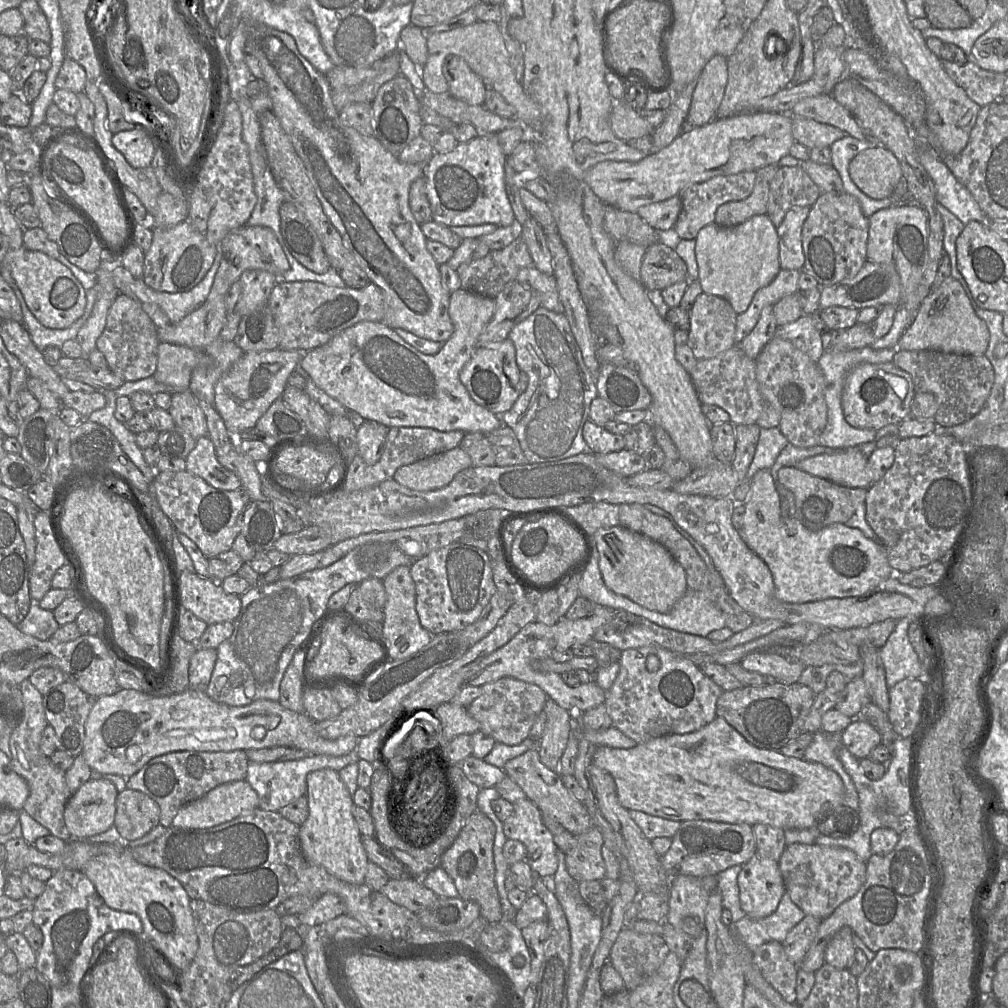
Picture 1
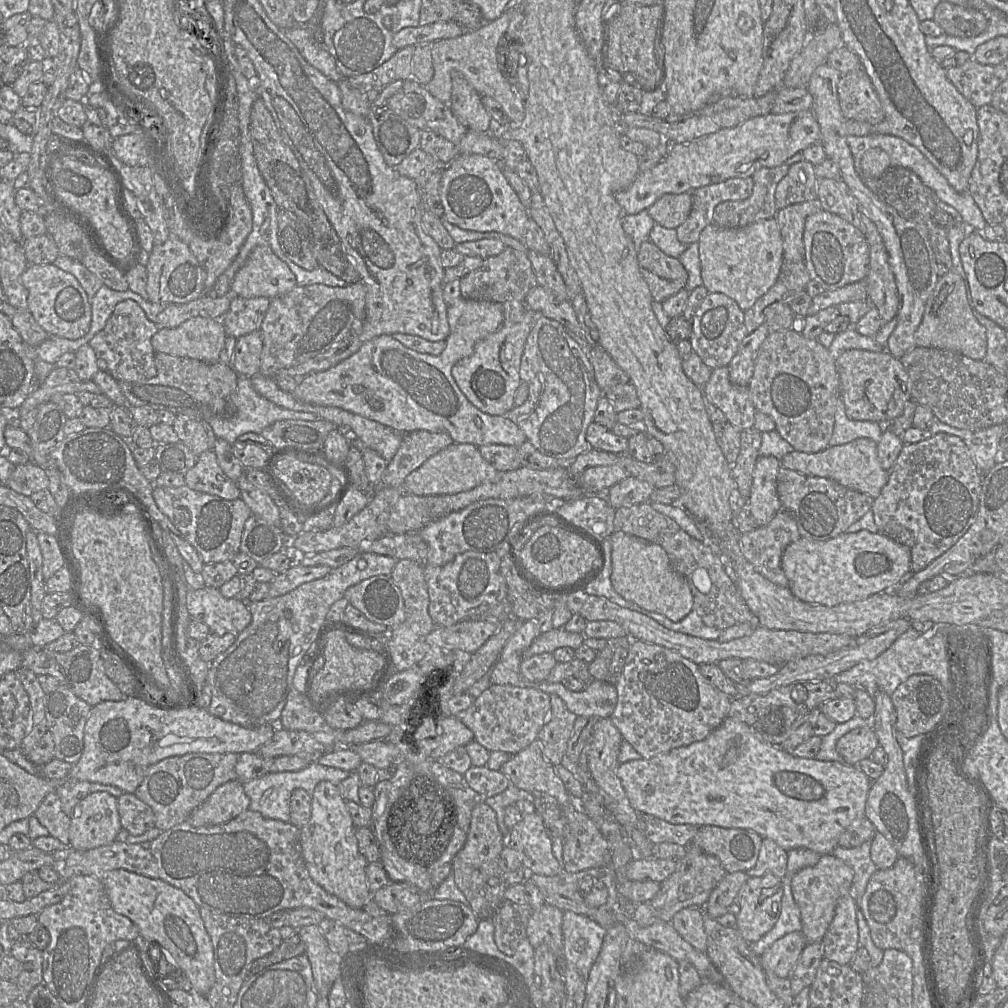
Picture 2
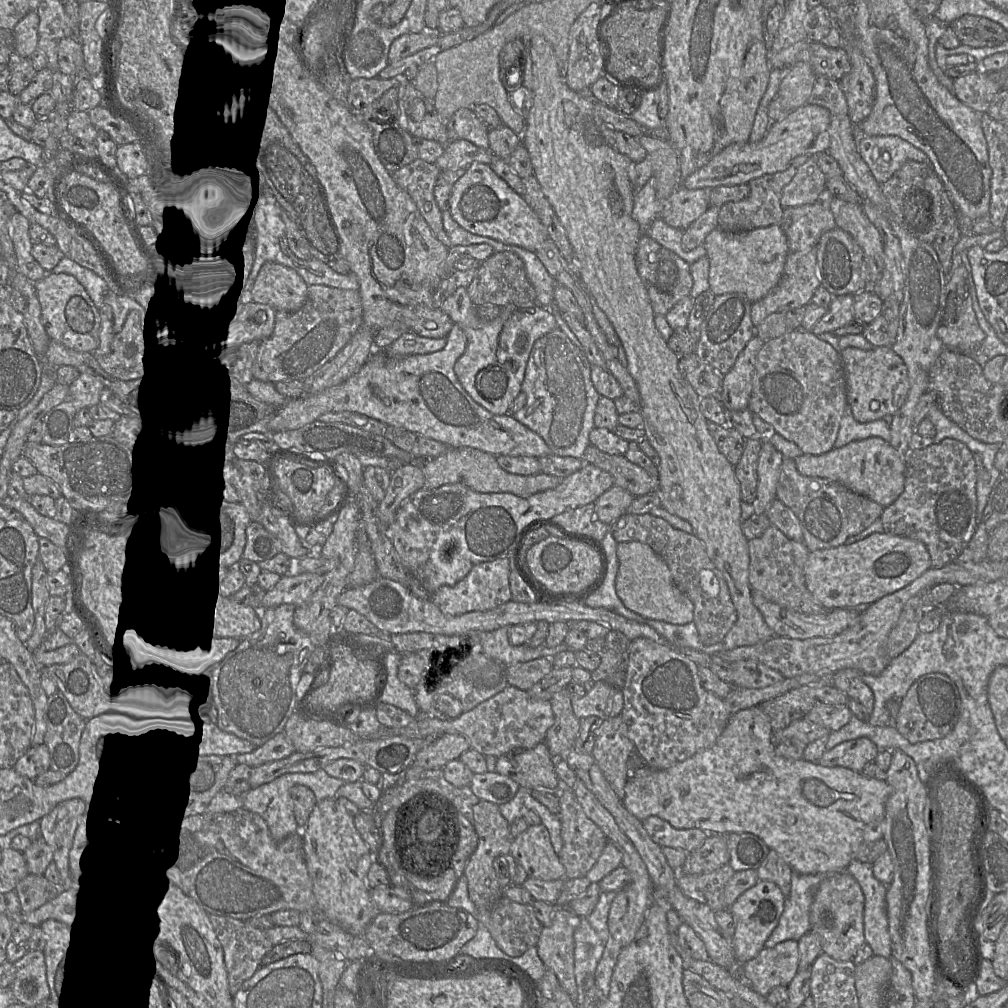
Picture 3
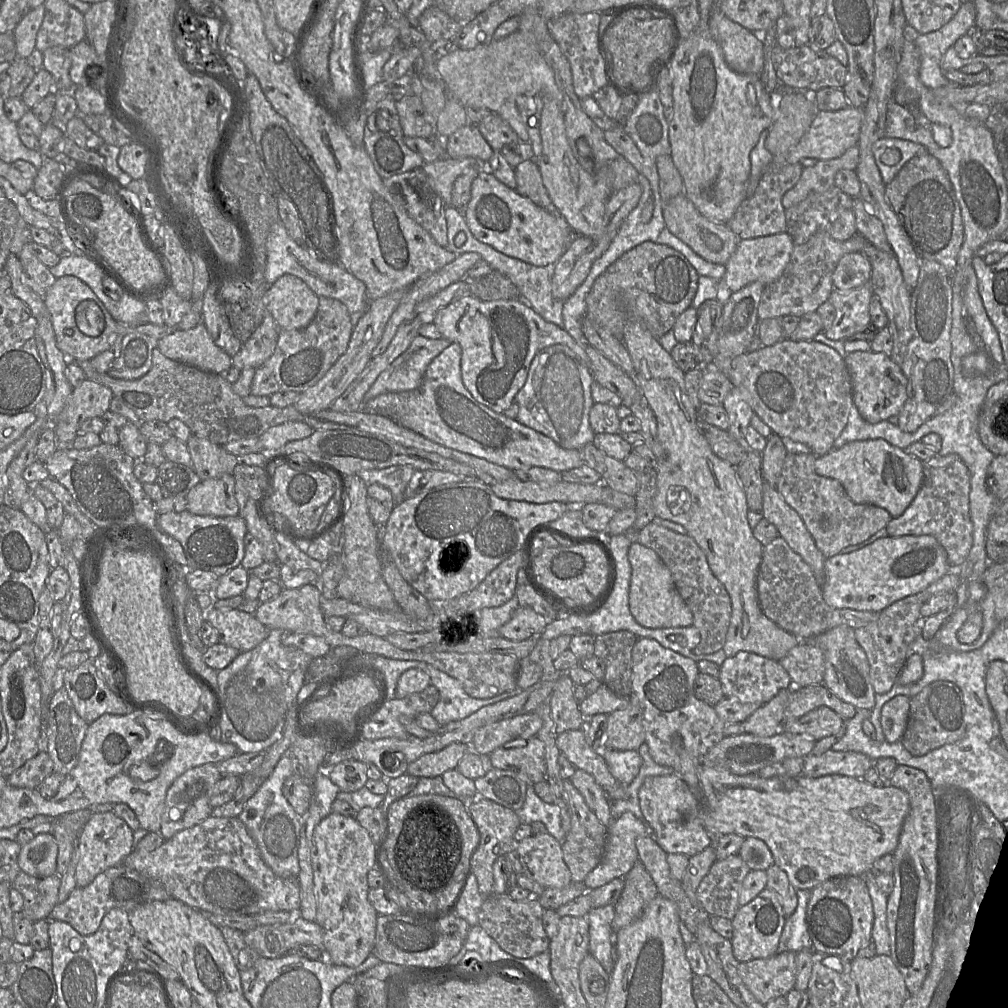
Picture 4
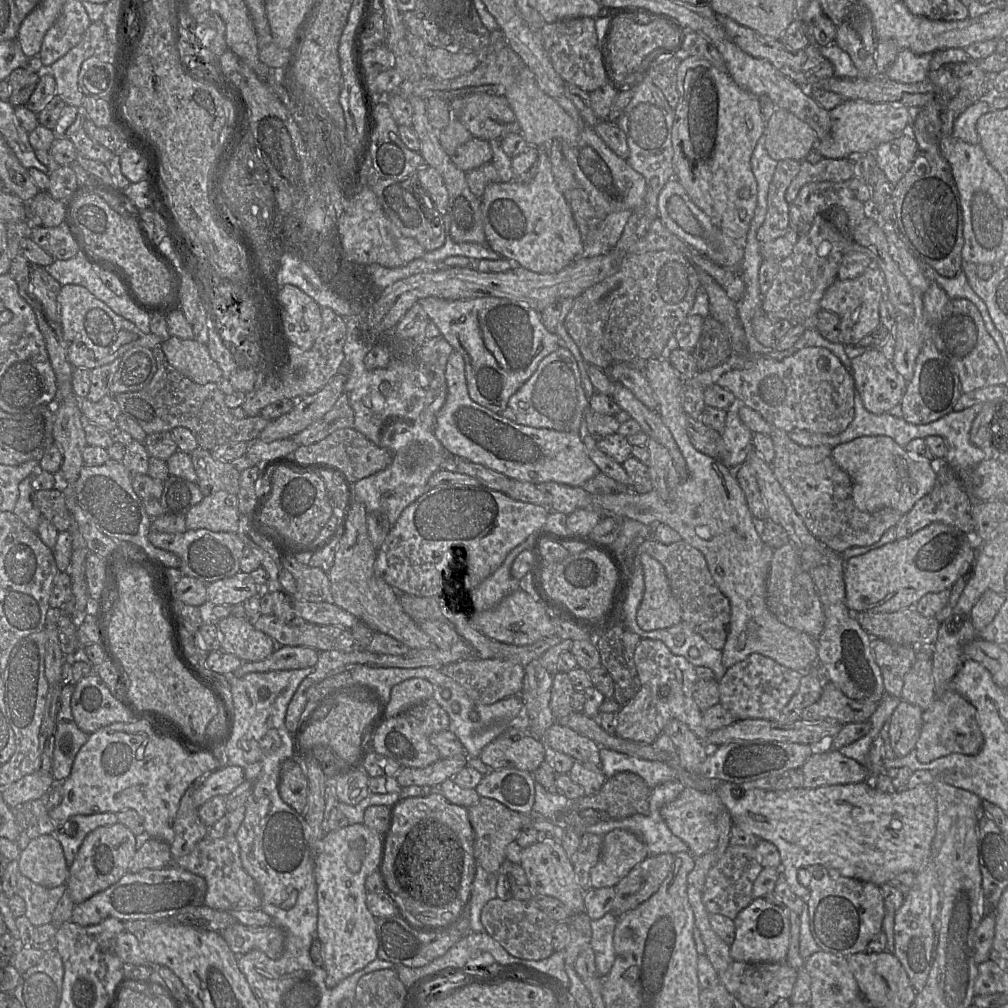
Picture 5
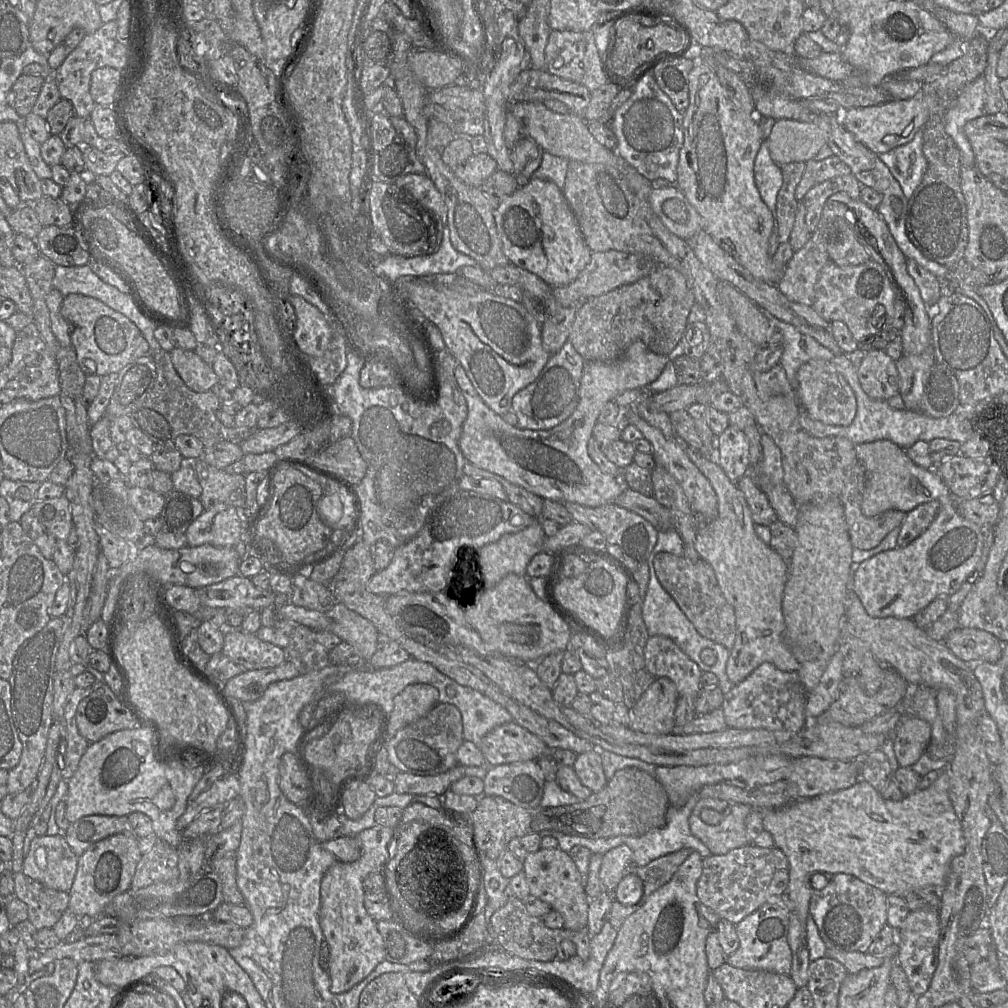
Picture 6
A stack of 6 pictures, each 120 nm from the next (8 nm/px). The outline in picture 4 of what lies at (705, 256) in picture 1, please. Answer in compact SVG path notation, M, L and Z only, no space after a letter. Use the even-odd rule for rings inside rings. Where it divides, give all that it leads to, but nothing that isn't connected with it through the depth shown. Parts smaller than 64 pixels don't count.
M787 232L752 239L741 239L735 252L724 265L726 270L723 278L717 282L718 299L722 300L722 295L737 292L755 281L769 285L777 280L790 260L794 245Z

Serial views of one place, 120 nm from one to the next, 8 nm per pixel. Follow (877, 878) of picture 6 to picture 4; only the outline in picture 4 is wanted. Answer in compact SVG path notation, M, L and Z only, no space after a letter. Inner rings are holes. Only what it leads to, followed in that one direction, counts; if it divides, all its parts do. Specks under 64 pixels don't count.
M702 765L700 783L704 798L701 820L709 834L717 837L733 833L764 841L775 864L787 874L795 890L811 891L831 878L870 873L877 859L895 851L910 810L909 797L904 790L891 784L875 787L864 778L843 775L809 778L801 774L795 777L762 778L757 774L736 775L724 768ZM801 869L807 869L808 872L805 882L798 878Z

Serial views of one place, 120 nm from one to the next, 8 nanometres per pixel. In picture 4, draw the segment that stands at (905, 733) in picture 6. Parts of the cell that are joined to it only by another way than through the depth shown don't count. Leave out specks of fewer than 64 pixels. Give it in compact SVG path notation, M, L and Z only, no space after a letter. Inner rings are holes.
M897 695L885 703L881 711L881 723L890 743L901 741L907 728L911 698Z

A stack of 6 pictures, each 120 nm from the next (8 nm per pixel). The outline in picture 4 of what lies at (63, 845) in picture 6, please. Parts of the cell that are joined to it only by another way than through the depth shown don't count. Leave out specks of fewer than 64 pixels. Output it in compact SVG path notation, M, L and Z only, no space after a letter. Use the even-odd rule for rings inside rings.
M40 833L22 845L18 865L22 872L46 878L56 873L58 845L51 833Z

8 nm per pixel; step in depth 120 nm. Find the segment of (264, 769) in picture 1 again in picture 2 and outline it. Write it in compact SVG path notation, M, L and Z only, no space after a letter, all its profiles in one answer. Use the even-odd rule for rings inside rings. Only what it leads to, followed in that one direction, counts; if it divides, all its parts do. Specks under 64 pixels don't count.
M314 762L306 768L296 772L267 773L261 777L243 783L243 787L246 795L250 799L249 810L257 811L266 818L289 822L290 798L294 790L304 789L312 796L315 787L319 782L329 781L338 786L350 775L350 773L351 772L338 768L323 766L317 762Z

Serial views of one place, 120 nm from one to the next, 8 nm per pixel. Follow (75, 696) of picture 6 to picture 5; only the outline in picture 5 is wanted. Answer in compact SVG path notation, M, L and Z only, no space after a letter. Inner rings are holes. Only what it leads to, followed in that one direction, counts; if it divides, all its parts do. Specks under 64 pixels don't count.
M66 683L60 693L51 771L56 782L64 781L70 776L76 755L89 737L89 734L78 728L72 715L71 697L74 689L75 683Z

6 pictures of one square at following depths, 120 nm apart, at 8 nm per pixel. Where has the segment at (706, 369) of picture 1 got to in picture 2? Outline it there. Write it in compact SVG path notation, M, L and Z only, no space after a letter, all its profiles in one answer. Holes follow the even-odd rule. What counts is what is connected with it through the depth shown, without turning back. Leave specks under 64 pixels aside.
M728 366L713 369L702 391L704 396L725 414L727 421L739 431L754 426L757 410L749 388L730 381Z

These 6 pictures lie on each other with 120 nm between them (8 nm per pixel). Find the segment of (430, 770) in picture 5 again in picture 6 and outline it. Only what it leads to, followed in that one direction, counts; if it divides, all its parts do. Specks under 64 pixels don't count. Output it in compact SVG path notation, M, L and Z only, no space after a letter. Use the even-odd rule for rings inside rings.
M457 764L448 771L436 775L416 775L400 771L394 778L398 793L443 796L453 783L463 778L465 769L471 767Z

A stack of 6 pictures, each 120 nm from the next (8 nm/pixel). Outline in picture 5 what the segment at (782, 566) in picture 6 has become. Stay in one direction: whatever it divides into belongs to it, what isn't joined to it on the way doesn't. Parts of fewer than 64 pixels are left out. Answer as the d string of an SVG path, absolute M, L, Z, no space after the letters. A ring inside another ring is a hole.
M658 357L658 358L652 358L644 362L643 364L643 373L648 380L649 385L651 386L655 397L658 402L658 410L657 413L661 417L663 423L665 426L669 429L671 432L675 442L677 443L679 450L681 451L687 465L688 470L688 476L686 479L682 480L681 483L678 485L674 492L674 498L669 501L664 501L659 494L652 489L650 492L646 494L638 494L634 491L625 491L621 493L616 494L592 494L592 504L595 506L595 508L598 508L601 512L608 513L608 515L618 517L618 518L629 518L632 520L639 521L645 525L652 526L652 533L653 533L653 527L657 524L666 524L672 529L674 529L681 537L681 540L685 541L695 549L699 550L705 557L709 571L712 575L713 580L715 581L716 585L720 589L720 591L728 598L731 606L731 618L730 618L730 625L729 625L729 632L726 640L726 644L724 649L722 650L722 664L723 666L728 669L735 665L738 662L741 662L745 660L748 656L750 656L753 653L758 653L763 656L769 657L778 664L790 668L792 670L796 670L802 673L805 673L807 670L809 670L811 667L813 667L817 661L818 661L818 650L817 650L817 641L810 637L808 634L804 632L800 632L797 630L794 630L792 628L787 627L786 625L782 624L768 609L766 605L766 580L768 577L768 572L770 568L770 563L773 556L773 551L775 549L772 549L767 544L765 544L759 534L756 532L754 528L754 524L752 522L752 514L748 508L745 495L743 490L741 489L736 477L734 470L727 467L724 463L722 463L719 459L714 459L706 454L703 454L695 449L693 444L690 441L688 432L687 432L687 414L685 413L685 410L683 408L683 388L684 388L684 379L681 377L681 375L678 373L678 371L672 366L670 361L664 357Z

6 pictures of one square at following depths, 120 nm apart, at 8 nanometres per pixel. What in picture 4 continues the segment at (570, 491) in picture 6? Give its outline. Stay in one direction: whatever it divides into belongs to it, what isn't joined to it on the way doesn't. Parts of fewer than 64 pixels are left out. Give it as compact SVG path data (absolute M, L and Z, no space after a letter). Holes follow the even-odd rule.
M452 342L429 364L418 388L386 392L365 404L363 399L362 411L388 417L437 444L510 470L543 467L562 473L584 464L582 450L564 449L542 433L477 402L462 382L461 357L461 346Z

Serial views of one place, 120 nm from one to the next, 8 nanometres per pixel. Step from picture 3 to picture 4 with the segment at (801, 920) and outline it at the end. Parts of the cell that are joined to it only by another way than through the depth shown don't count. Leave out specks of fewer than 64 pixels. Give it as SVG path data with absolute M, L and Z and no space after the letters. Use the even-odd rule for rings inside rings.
M796 890L798 903L792 915L786 918L777 952L791 951L798 953L801 950L813 950L808 927L806 924L806 912L811 891Z

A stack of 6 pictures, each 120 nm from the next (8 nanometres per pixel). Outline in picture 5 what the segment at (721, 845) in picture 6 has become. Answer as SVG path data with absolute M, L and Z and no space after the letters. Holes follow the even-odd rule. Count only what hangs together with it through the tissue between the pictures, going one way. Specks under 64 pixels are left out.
M685 787L680 795L672 802L664 805L660 814L670 831L681 839L695 858L712 851L718 843L719 835L715 819L723 803L714 792L703 792Z

